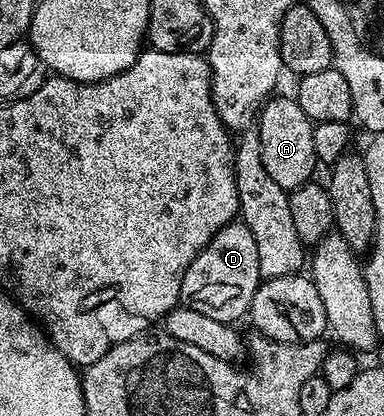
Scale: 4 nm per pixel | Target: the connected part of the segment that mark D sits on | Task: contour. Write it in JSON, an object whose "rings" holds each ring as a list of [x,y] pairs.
{"rings":[[[242,220],[229,223],[209,244],[199,253],[197,260],[189,264],[185,276],[179,285],[179,297],[182,305],[193,308],[193,312],[201,312],[205,316],[210,316],[213,320],[221,320],[228,324],[238,323],[238,318],[248,313],[251,308],[251,301],[257,292],[260,284],[259,265],[257,264],[257,240],[253,240],[253,232]]]}

